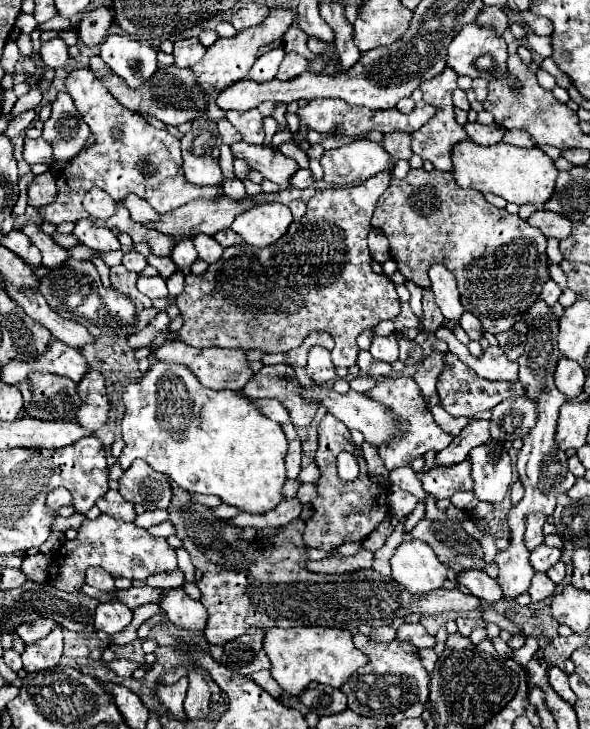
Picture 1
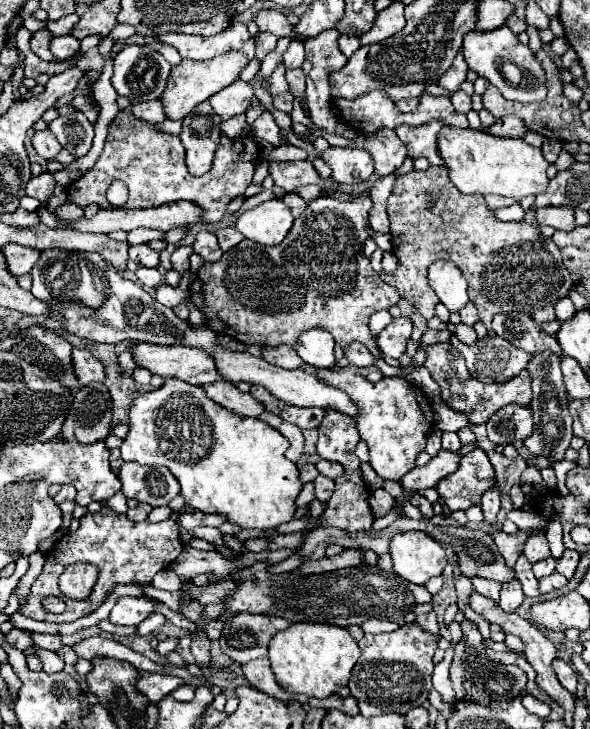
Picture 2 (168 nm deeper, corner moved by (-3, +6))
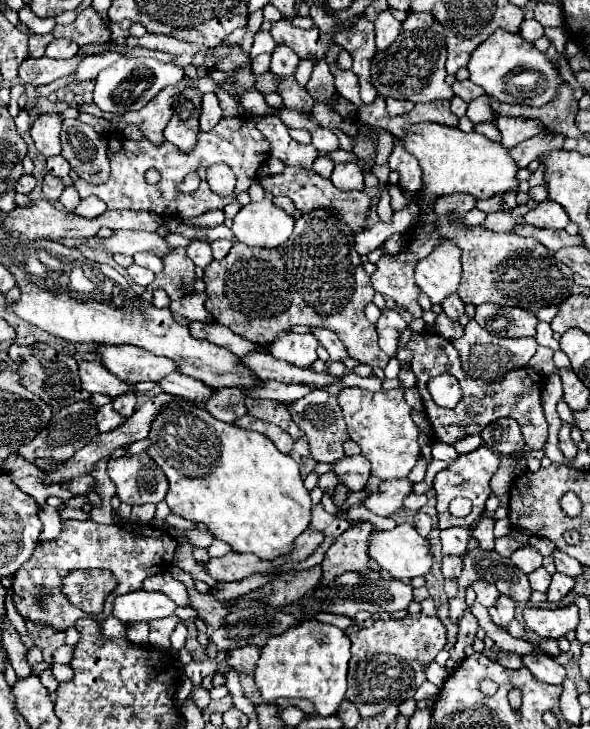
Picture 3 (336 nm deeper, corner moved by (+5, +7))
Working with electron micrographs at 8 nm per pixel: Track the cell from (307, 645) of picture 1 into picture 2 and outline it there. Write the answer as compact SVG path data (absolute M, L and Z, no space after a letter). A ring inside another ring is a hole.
M294 623L270 639L268 651L270 667L280 687L290 693L306 693L318 699L324 699L332 693L338 693L340 697L350 695L346 687L350 671L362 655L348 629L328 623Z

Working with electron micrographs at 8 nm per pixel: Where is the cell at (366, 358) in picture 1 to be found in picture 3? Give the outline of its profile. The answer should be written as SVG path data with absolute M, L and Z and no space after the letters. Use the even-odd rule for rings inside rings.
M310 328L310 330L312 330L312 334L318 338L320 346L326 348L326 352L330 354L332 360L338 362L340 358L346 358L346 356L348 356L348 354L344 352L344 344L340 344L338 336L336 336L332 330L328 330L328 328Z

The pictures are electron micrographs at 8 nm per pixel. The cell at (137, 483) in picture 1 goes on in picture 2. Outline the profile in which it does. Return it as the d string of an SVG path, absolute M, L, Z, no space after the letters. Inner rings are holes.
M124 463L118 473L122 481L122 493L128 499L136 499L156 505L168 505L180 494L176 477L166 467L148 467L140 463Z

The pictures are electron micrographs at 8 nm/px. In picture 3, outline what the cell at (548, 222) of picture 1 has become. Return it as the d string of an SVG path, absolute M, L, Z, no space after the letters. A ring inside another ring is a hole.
M544 200L542 204L538 204L524 216L524 220L526 224L536 228L566 228L570 222L564 208L560 208L560 204L552 200Z

